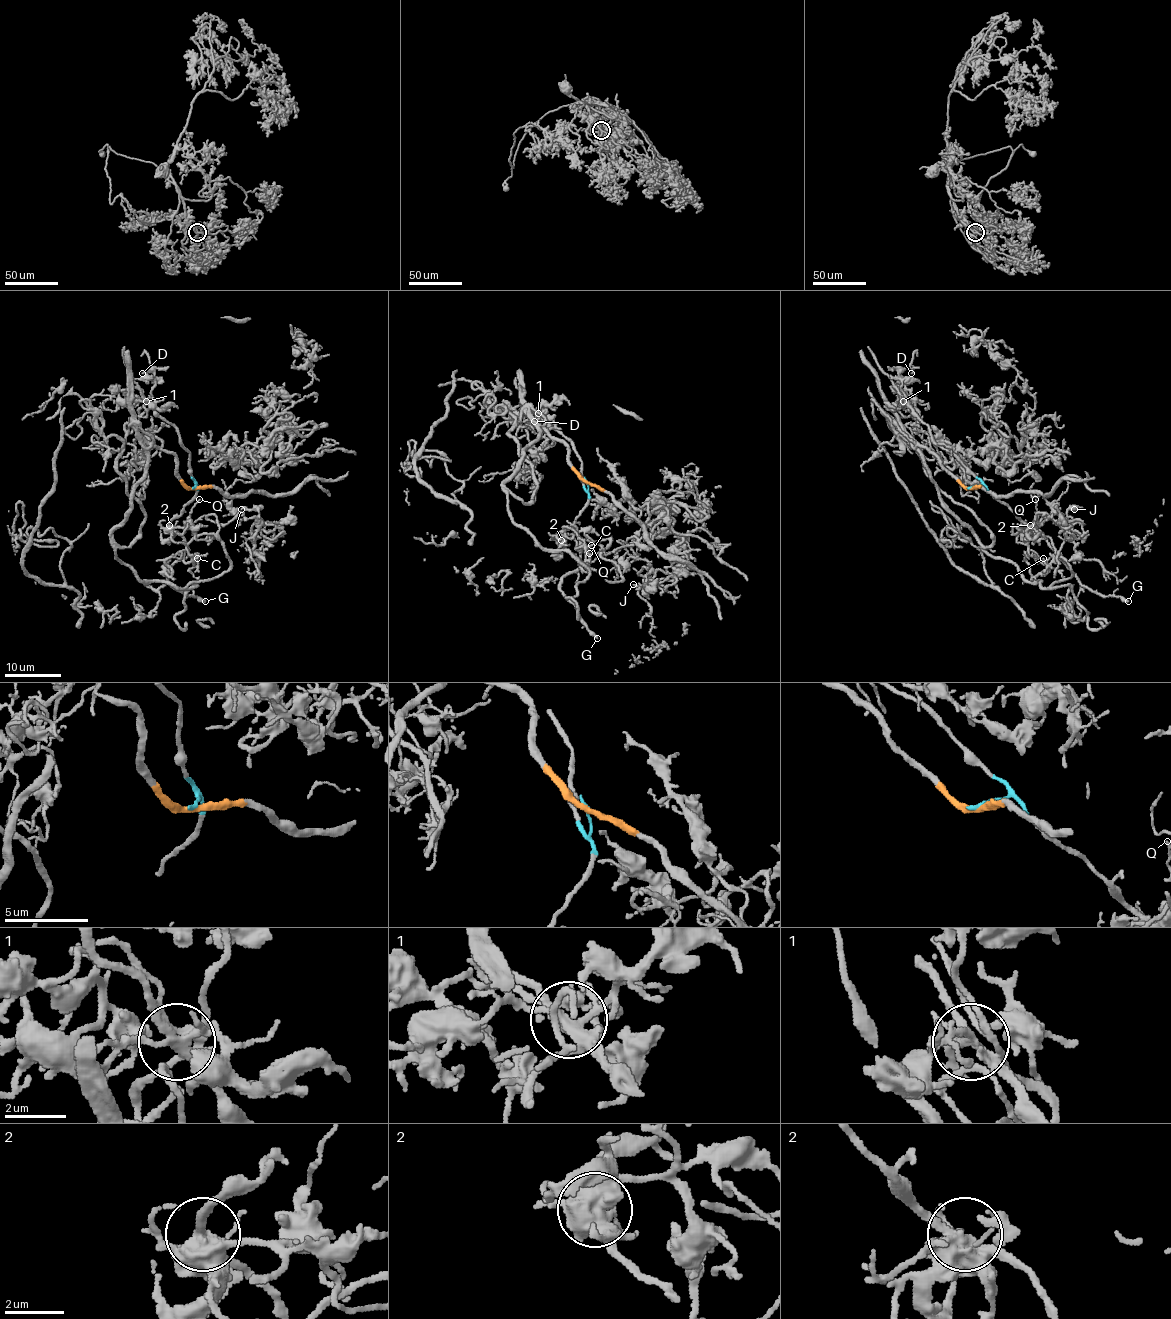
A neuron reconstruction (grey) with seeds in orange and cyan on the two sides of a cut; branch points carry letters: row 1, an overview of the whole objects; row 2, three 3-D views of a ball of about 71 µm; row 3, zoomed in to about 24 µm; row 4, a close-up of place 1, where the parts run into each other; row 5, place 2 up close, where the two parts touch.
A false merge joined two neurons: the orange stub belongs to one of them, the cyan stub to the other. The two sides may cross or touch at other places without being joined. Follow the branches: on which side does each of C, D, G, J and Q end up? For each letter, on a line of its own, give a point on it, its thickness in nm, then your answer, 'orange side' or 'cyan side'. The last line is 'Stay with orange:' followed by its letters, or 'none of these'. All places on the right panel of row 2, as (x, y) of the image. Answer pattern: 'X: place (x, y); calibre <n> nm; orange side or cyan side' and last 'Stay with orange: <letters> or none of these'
C: place (1043, 558); calibre 100 nm; orange side
D: place (911, 373); calibre 150 nm; orange side
G: place (1128, 601); calibre 260 nm; cyan side
J: place (1074, 509); calibre 200 nm; orange side
Q: place (1035, 499); calibre 120 nm; orange side
Stay with orange: C, D, J, Q

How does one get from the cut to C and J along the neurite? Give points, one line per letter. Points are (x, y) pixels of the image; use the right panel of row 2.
C: (971, 487), (915, 447), (991, 555), (1043, 587), (1072, 575), (1029, 533), (1043, 558)
J: (971, 487), (915, 448), (978, 543), (1045, 587), (1069, 565), (1026, 531), (1075, 509)

